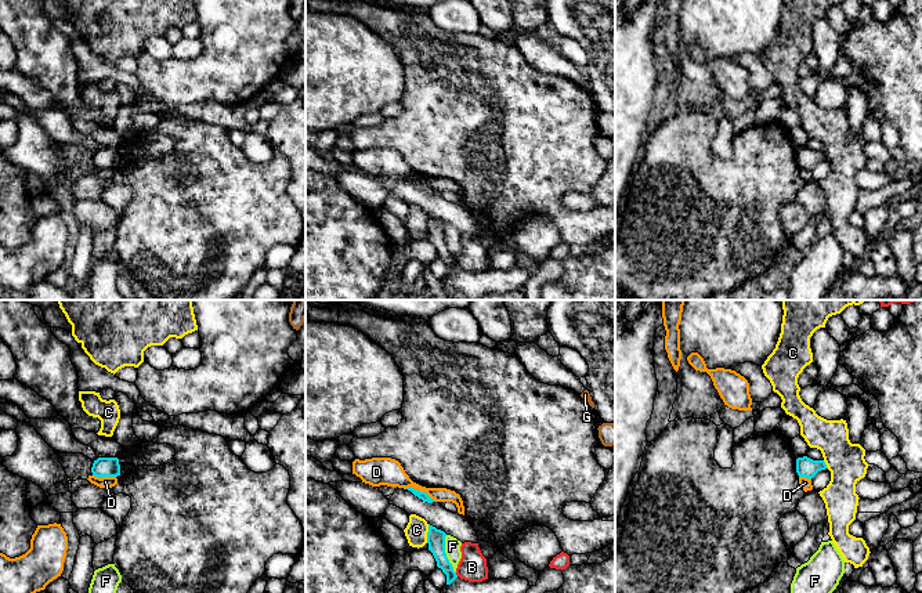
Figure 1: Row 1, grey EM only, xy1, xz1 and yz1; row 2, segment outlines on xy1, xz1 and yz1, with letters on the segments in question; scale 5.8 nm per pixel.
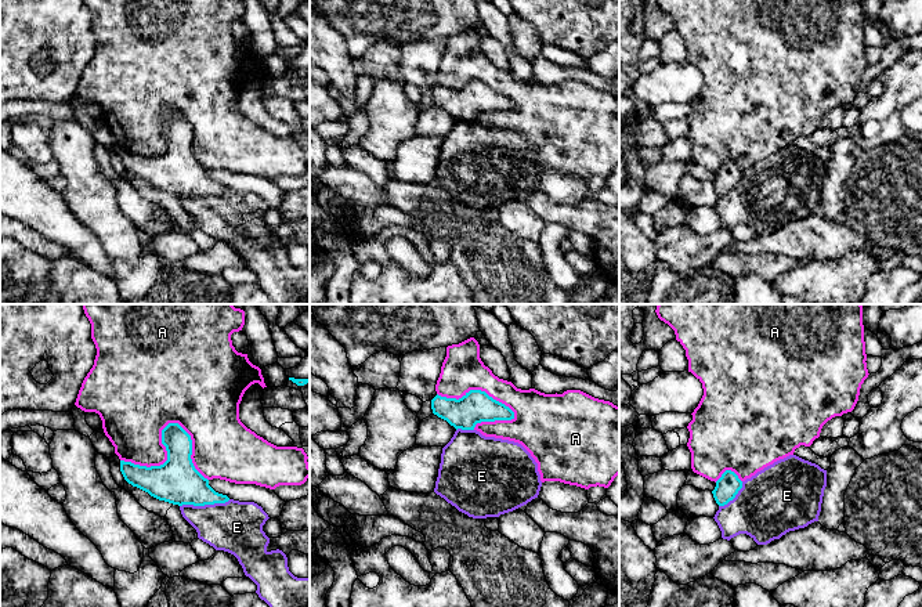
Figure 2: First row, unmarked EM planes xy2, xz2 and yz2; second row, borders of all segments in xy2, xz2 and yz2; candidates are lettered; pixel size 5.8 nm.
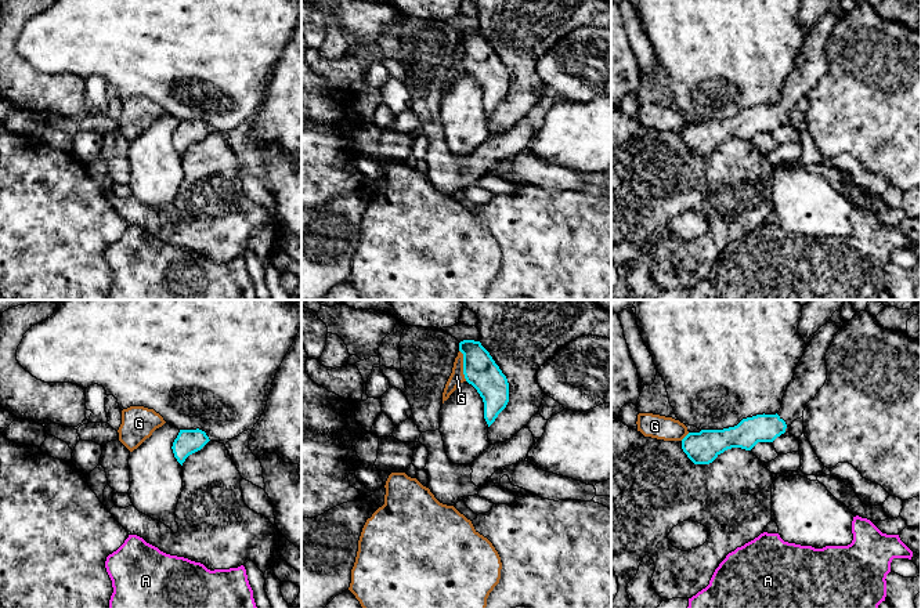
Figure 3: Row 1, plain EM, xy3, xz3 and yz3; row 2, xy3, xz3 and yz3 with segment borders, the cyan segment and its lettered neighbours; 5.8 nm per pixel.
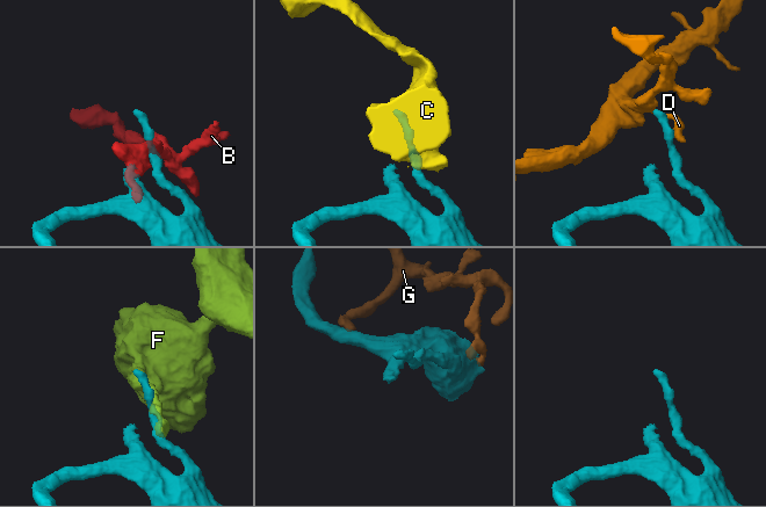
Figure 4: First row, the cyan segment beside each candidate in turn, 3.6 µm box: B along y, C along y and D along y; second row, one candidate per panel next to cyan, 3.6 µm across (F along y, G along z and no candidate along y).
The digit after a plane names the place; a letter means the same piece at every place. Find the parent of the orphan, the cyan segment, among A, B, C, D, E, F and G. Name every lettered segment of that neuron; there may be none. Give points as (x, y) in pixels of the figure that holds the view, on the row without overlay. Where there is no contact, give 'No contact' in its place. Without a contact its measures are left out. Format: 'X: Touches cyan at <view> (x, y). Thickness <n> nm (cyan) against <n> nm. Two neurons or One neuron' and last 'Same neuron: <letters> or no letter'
A: Touches cyan at xy2 (162, 122). Thickness 190 nm (cyan) against 480 nm. Two neurons
B: Touches cyan at xz1 (455, 264). Thickness 110 nm (cyan) against 160 nm. Two neurons
C: Touches cyan at xz1 (427, 224). Thickness 110 nm (cyan) against 130 nm. Two neurons
D: Touches cyan at xz1 (419, 181). Thickness 50 nm (cyan) against 160 nm. Two neurons
E: Touches cyan at xy2 (205, 194). Thickness 260 nm (cyan) against 300 nm. Two neurons
F: Touches cyan at xz1 (445, 245). Thickness 110 nm (cyan) against 100 nm. Two neurons
G: Touches cyan at xz3 (463, 55). Thickness 200 nm (cyan) against 80 nm. Two neurons
Same neuron: no letter

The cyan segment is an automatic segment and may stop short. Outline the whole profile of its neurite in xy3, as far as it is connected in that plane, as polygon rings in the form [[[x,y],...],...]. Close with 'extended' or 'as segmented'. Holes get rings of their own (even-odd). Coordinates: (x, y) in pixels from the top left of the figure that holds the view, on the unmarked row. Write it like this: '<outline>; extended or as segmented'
[[[199,119],[180,120],[171,137],[174,148],[183,156],[189,145],[201,141],[209,131],[206,123]]]; as segmented

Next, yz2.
[[[726,160],[716,171],[716,177],[712,184],[716,194],[719,196],[724,196],[735,188],[741,178],[742,171],[738,169],[738,166],[731,160]]]; as segmented

